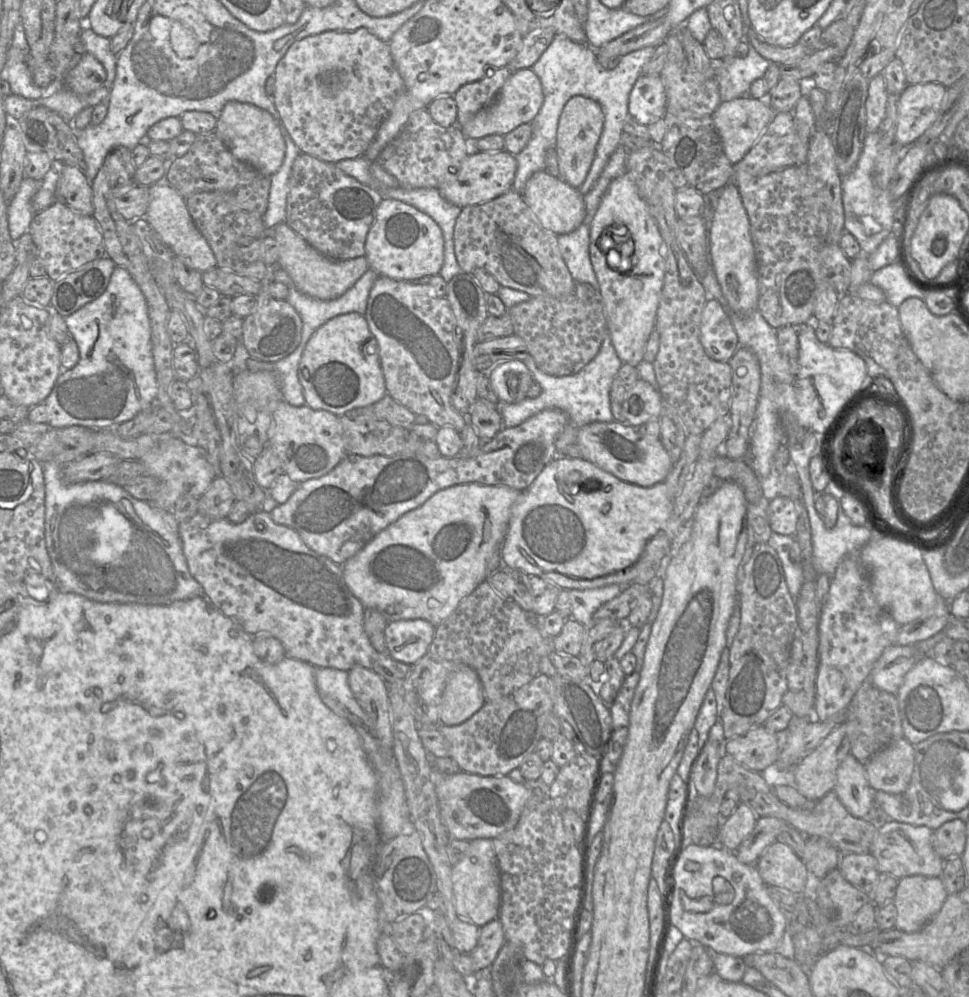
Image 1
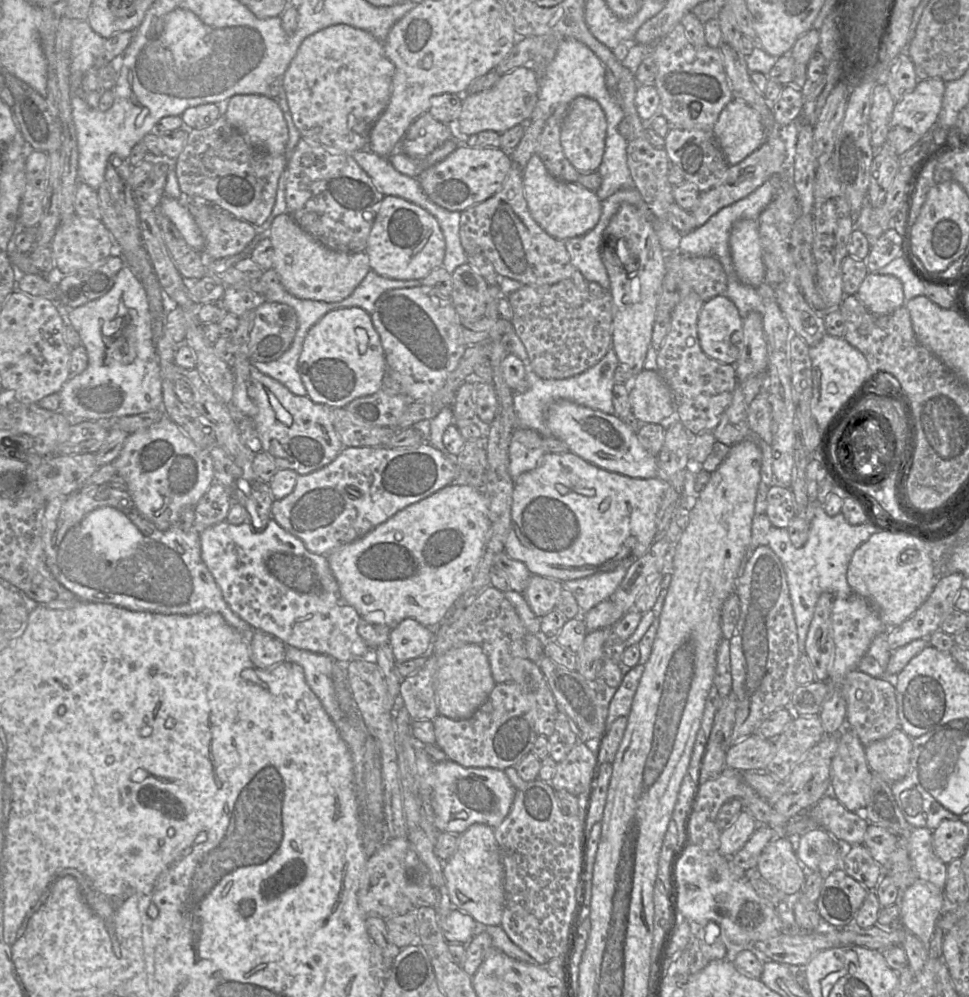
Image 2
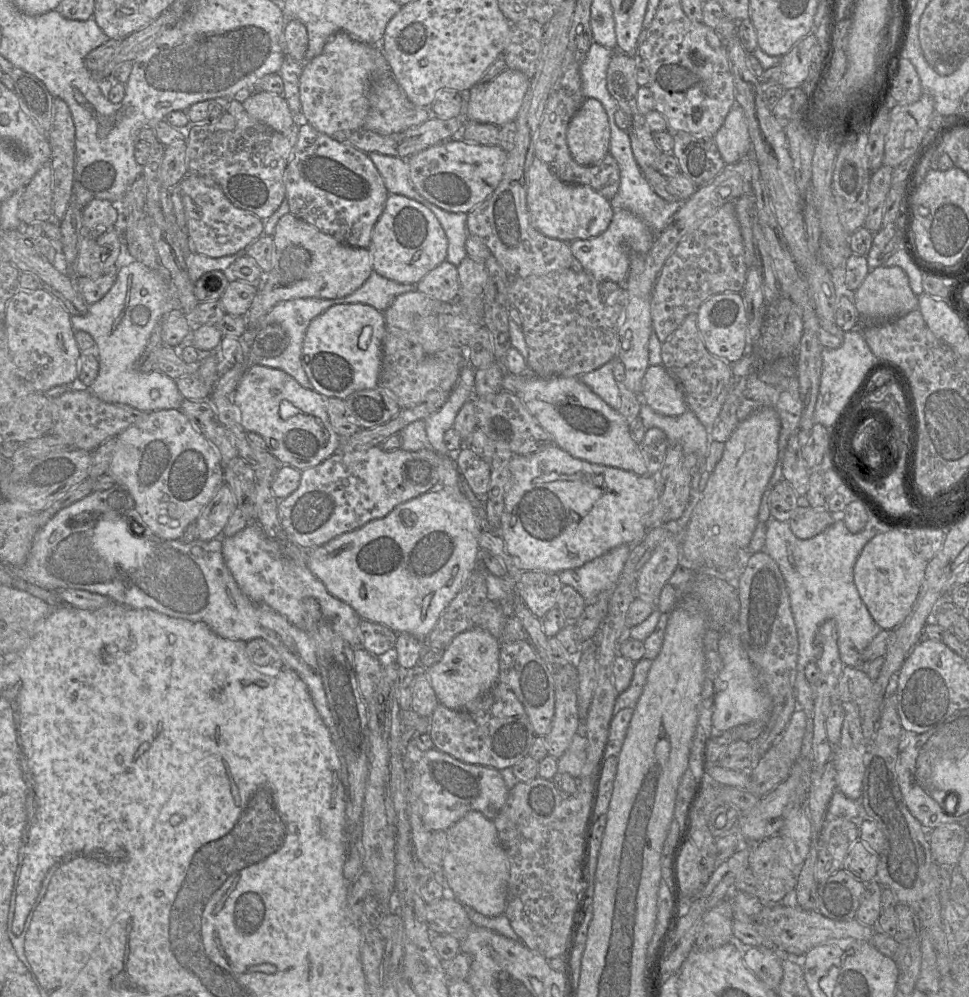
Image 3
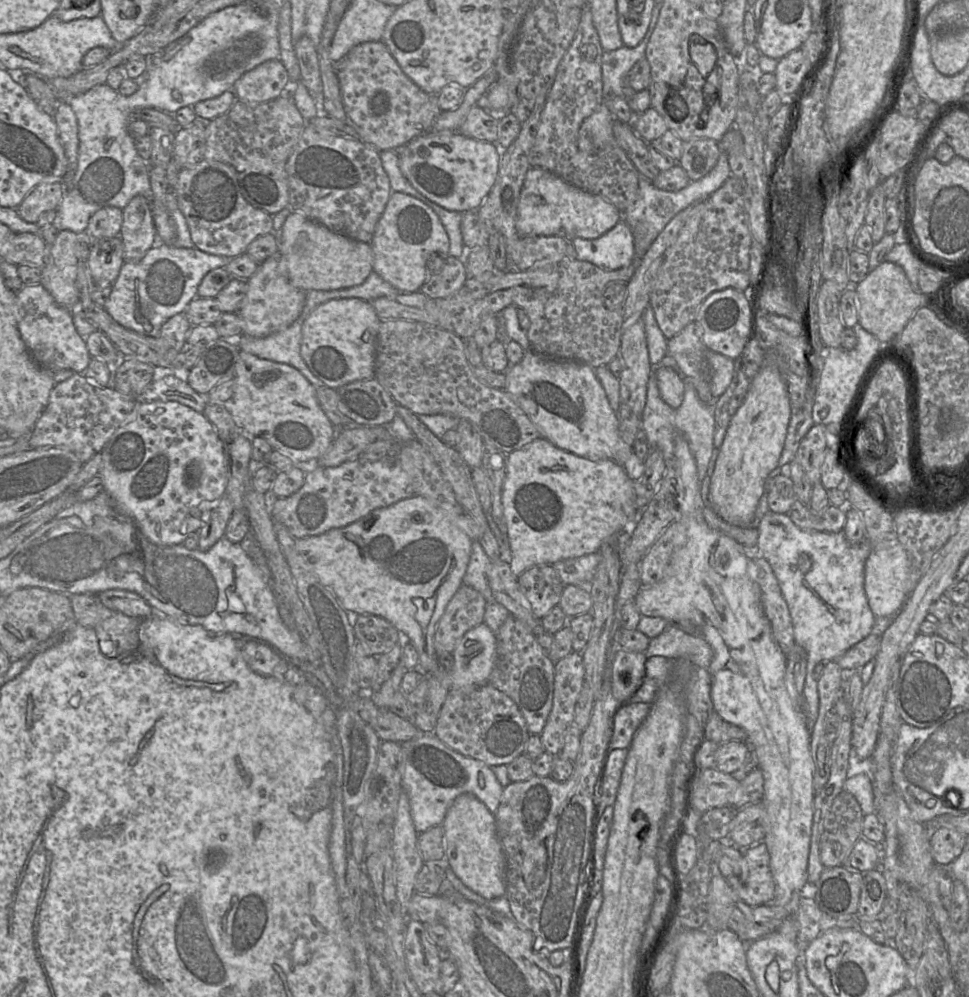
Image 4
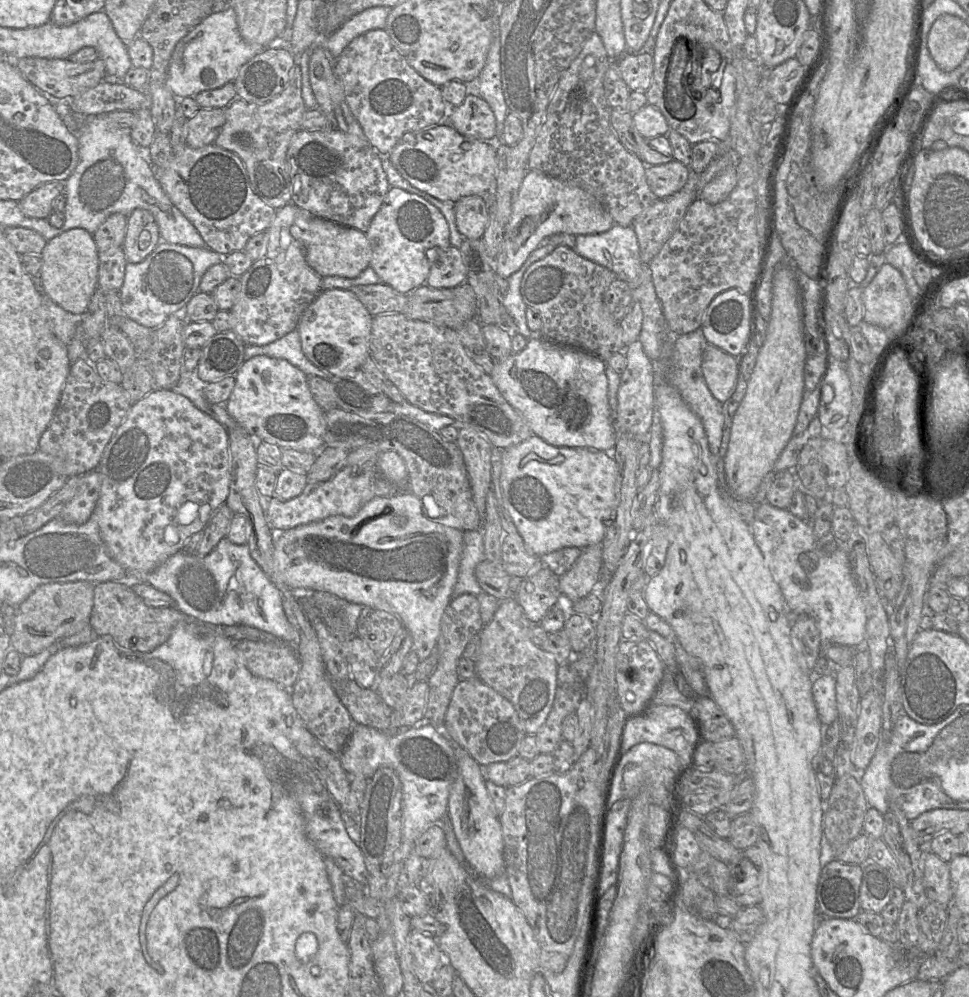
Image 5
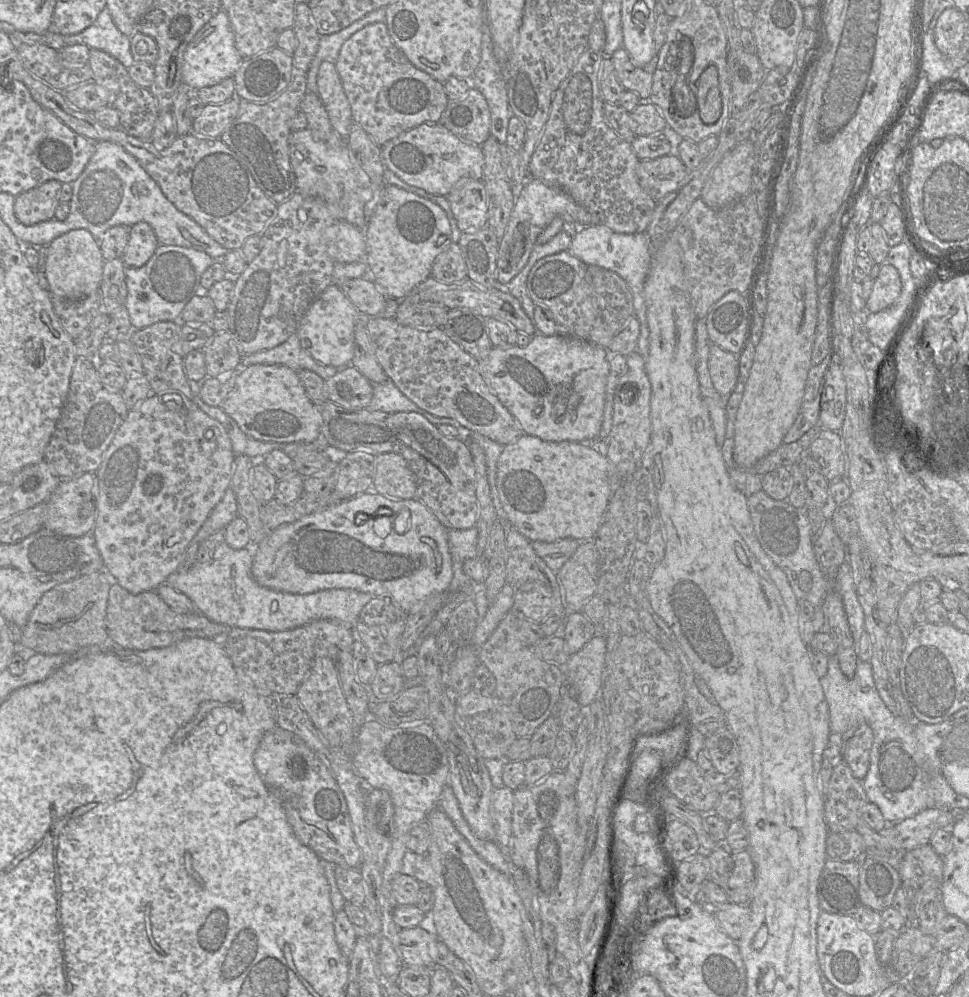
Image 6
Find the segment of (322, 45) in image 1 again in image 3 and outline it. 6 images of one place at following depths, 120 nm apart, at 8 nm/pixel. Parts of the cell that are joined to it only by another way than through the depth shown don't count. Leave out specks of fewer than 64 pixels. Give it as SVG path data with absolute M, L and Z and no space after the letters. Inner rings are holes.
M337 32L326 42L322 52L300 69L299 93L301 112L316 130L329 135L340 142L346 142L348 135L364 127L369 110L369 89L377 79L391 74L389 66L379 46L362 43L345 32Z

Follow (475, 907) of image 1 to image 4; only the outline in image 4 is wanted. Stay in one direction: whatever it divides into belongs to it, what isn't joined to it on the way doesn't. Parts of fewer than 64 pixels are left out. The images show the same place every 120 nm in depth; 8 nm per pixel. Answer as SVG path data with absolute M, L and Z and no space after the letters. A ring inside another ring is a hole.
M471 793L454 799L442 823L445 853L450 868L461 882L485 899L506 895L506 858L499 841L494 814Z

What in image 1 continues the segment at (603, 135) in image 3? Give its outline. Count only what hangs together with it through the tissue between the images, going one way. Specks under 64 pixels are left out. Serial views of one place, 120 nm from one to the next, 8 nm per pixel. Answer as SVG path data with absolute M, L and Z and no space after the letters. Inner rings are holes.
M585 96L570 98L560 115L556 135L559 177L576 189L581 187L590 170L603 126L604 113L601 105Z

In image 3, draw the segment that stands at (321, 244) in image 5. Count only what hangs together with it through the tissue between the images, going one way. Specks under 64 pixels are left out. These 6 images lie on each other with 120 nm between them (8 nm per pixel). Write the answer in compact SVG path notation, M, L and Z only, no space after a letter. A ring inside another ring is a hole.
M292 213L284 214L277 222L273 238L271 269L262 274L256 282L258 292L246 315L247 329L258 329L257 323L278 302L296 298L337 299L352 294L369 278L374 271L372 255L368 247L347 245L332 235L318 229Z

